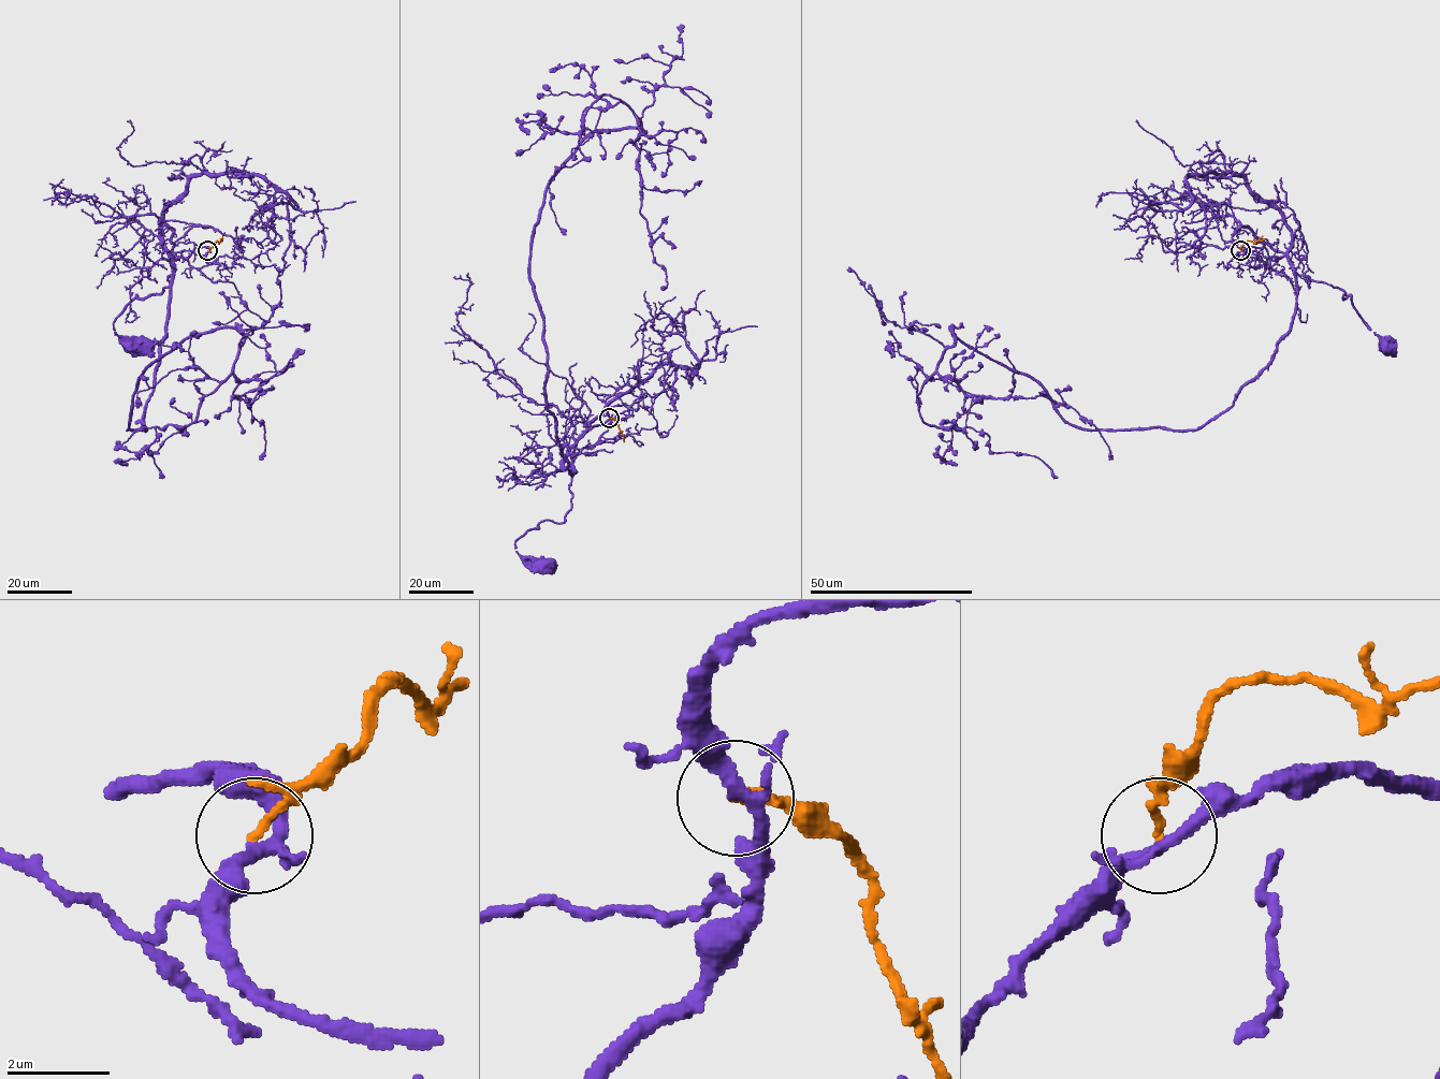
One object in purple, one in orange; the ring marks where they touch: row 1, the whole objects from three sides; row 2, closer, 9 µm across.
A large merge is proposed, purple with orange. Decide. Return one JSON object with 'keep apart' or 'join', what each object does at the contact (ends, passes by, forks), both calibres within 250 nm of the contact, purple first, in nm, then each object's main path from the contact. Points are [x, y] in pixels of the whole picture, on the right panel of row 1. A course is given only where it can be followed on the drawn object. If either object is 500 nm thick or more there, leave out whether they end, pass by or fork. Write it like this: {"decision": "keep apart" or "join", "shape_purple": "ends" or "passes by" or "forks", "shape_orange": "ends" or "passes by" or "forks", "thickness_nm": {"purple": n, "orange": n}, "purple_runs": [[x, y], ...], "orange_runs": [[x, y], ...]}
{"decision": "join", "shape_purple": "forks", "shape_orange": "ends", "thickness_nm": {"purple": 200, "orange": 150}, "purple_runs": [[1240, 251], [1264, 247], [1269, 257], [1286, 257], [1300, 275], [1342, 290], [1387, 343]], "orange_runs": [[1240, 250], [1245, 242], [1264, 238]]}

